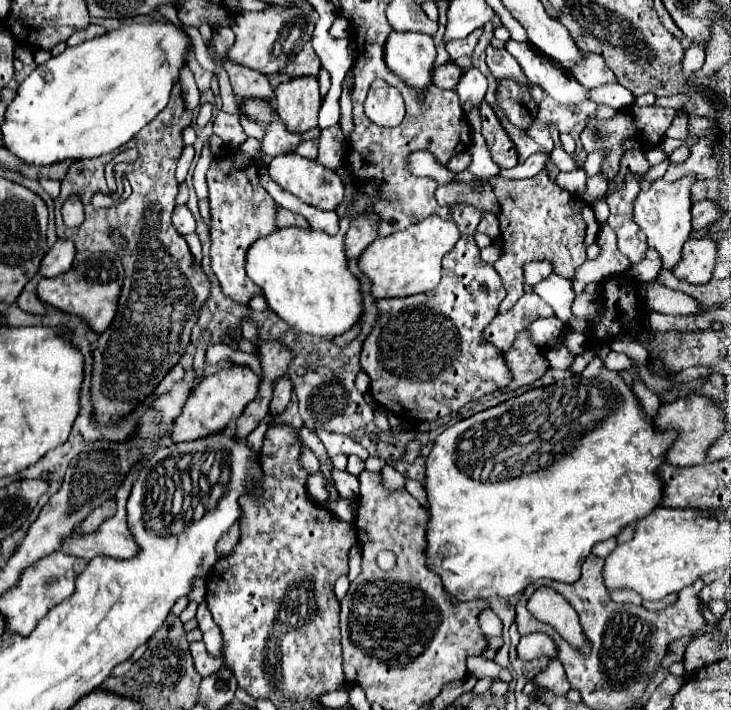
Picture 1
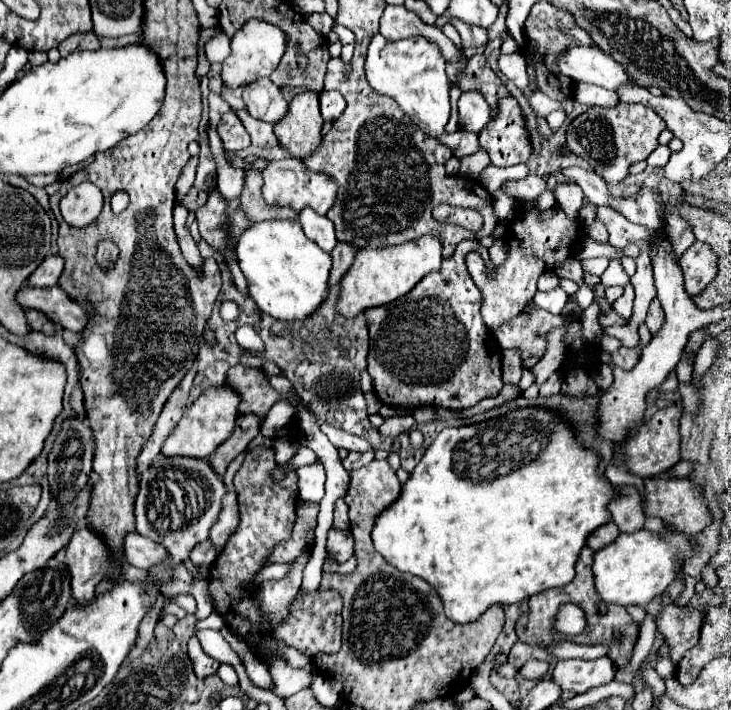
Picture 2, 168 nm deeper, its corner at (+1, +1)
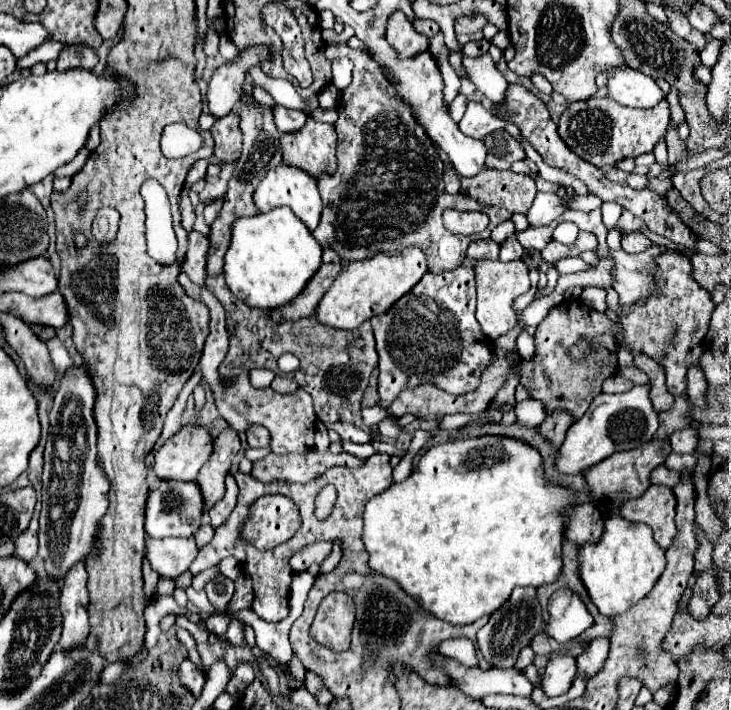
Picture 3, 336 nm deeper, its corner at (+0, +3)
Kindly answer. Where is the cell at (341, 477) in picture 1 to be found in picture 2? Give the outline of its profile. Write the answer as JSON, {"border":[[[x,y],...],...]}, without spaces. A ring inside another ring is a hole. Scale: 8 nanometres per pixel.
{"border":[[[300,447],[298,453],[296,453],[296,457],[292,457],[290,465],[278,465],[278,469],[280,469],[280,473],[284,473],[284,471],[290,471],[290,469],[294,469],[294,467],[312,465],[312,463],[316,463],[316,461],[318,461],[318,457],[316,457],[316,453],[314,453],[312,449],[308,449],[308,447]]]}

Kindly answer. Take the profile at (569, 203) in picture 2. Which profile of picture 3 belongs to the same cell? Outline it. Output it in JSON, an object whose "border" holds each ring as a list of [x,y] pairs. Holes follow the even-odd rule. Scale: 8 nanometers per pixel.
{"border":[[[563,221],[561,225],[557,225],[557,229],[553,233],[553,239],[559,241],[559,243],[563,243],[563,245],[573,245],[575,239],[577,239],[577,233],[579,233],[579,229],[577,229],[575,223]]]}

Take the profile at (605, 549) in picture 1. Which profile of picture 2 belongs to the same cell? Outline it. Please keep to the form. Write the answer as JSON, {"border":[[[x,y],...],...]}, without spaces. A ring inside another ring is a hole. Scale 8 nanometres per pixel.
{"border":[[[606,523],[600,531],[596,529],[596,531],[588,537],[588,547],[590,547],[590,549],[594,549],[594,551],[598,551],[600,547],[610,545],[618,535],[620,535],[618,527],[616,527],[614,523]]]}

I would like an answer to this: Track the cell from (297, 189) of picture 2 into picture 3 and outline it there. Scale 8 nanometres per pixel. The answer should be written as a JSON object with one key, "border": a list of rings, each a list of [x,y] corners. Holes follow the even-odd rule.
{"border":[[[285,163],[279,165],[279,169],[271,169],[271,173],[265,175],[265,179],[257,185],[255,193],[253,193],[253,201],[255,201],[255,207],[265,213],[265,211],[271,211],[275,207],[291,207],[293,213],[307,225],[309,231],[313,231],[319,223],[319,217],[321,217],[321,197],[319,197],[319,191],[317,191],[317,181],[303,173],[301,169],[295,169],[295,167],[289,167]]]}

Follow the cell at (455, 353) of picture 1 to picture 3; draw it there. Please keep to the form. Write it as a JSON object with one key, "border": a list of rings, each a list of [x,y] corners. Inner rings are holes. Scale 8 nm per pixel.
{"border":[[[473,241],[459,269],[439,275],[425,273],[387,313],[371,319],[379,353],[379,405],[383,409],[403,389],[421,383],[433,383],[451,395],[463,395],[479,387],[481,373],[491,363],[491,349],[475,319],[475,261],[495,259],[497,253],[499,245],[495,241]]]}

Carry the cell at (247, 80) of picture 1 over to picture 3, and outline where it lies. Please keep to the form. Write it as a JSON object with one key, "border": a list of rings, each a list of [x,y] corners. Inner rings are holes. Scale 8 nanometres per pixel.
{"border":[[[277,105],[273,109],[273,115],[275,115],[275,125],[281,133],[297,133],[299,129],[303,129],[303,125],[307,121],[305,111],[293,111],[293,109],[285,109],[281,105]]]}

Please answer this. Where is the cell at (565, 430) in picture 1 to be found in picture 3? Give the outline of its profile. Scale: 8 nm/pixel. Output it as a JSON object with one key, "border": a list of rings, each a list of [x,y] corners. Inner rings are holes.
{"border":[[[475,437],[475,439],[457,439],[457,441],[447,441],[447,443],[439,443],[435,447],[431,447],[417,463],[417,469],[413,469],[413,473],[397,485],[391,485],[387,491],[379,493],[377,497],[373,497],[367,505],[365,505],[365,515],[363,515],[363,543],[365,549],[369,553],[369,567],[373,569],[373,573],[379,573],[383,577],[389,577],[393,581],[399,583],[399,587],[403,587],[403,591],[411,597],[415,597],[415,601],[427,609],[431,615],[439,617],[441,621],[447,621],[451,625],[469,625],[473,621],[477,621],[483,615],[491,615],[495,609],[499,609],[507,597],[511,595],[515,585],[527,587],[541,587],[547,583],[553,583],[559,573],[561,573],[561,543],[563,543],[563,523],[565,517],[561,515],[561,511],[569,505],[575,505],[575,497],[569,489],[563,487],[553,487],[547,485],[545,479],[541,477],[541,455],[517,441],[517,439],[509,439],[509,437]]]}

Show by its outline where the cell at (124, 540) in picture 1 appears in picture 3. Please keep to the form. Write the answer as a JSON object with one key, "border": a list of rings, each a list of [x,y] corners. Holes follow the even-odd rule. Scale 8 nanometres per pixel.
{"border":[[[165,537],[165,539],[147,539],[147,559],[151,567],[165,577],[179,577],[185,573],[193,559],[197,557],[195,539],[183,537]]]}

